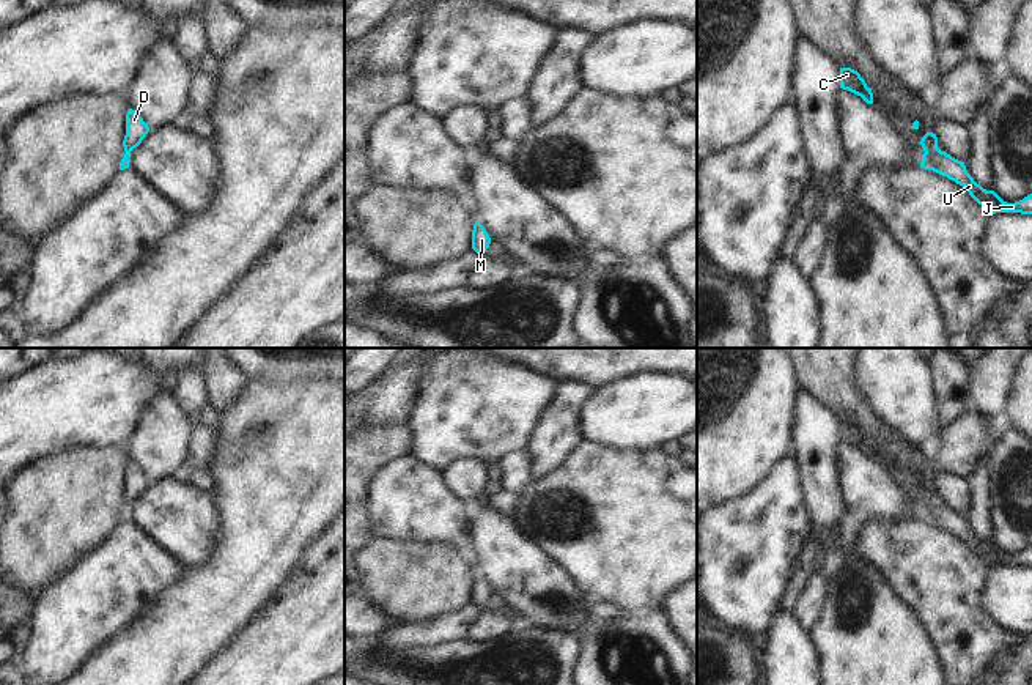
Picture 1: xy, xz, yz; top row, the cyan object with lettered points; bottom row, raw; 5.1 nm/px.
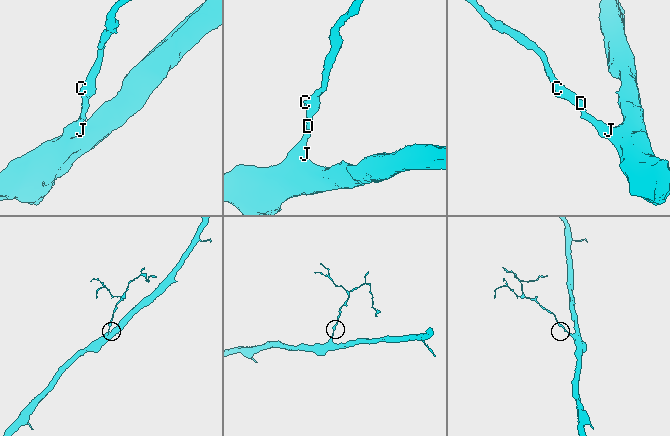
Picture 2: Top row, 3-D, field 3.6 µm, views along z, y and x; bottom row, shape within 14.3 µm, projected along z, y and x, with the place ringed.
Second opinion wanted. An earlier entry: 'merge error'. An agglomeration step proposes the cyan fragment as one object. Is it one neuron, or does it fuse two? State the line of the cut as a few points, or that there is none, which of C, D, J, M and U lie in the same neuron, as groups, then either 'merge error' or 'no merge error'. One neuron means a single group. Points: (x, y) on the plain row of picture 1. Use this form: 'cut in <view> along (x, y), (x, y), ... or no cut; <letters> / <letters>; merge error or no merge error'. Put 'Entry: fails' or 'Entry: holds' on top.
Entry: fails
no cut; C D J M U; no merge error

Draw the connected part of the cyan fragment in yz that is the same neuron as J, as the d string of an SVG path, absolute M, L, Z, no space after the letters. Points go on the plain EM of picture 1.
M927 485L920 498L923 501L923 510L920 520L925 523L933 523L956 537L963 539L969 548L982 557L988 567L996 565L1021 565L1032 567L1032 546L1024 550L1019 554L1007 556L994 543L986 543L974 534L968 526L964 515L952 510L945 504L938 501L938 490L933 485Z

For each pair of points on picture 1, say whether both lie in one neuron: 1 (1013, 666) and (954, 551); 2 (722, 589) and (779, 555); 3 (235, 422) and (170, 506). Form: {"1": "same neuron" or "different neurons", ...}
{"1": "same neuron", "2": "same neuron", "3": "different neurons"}

